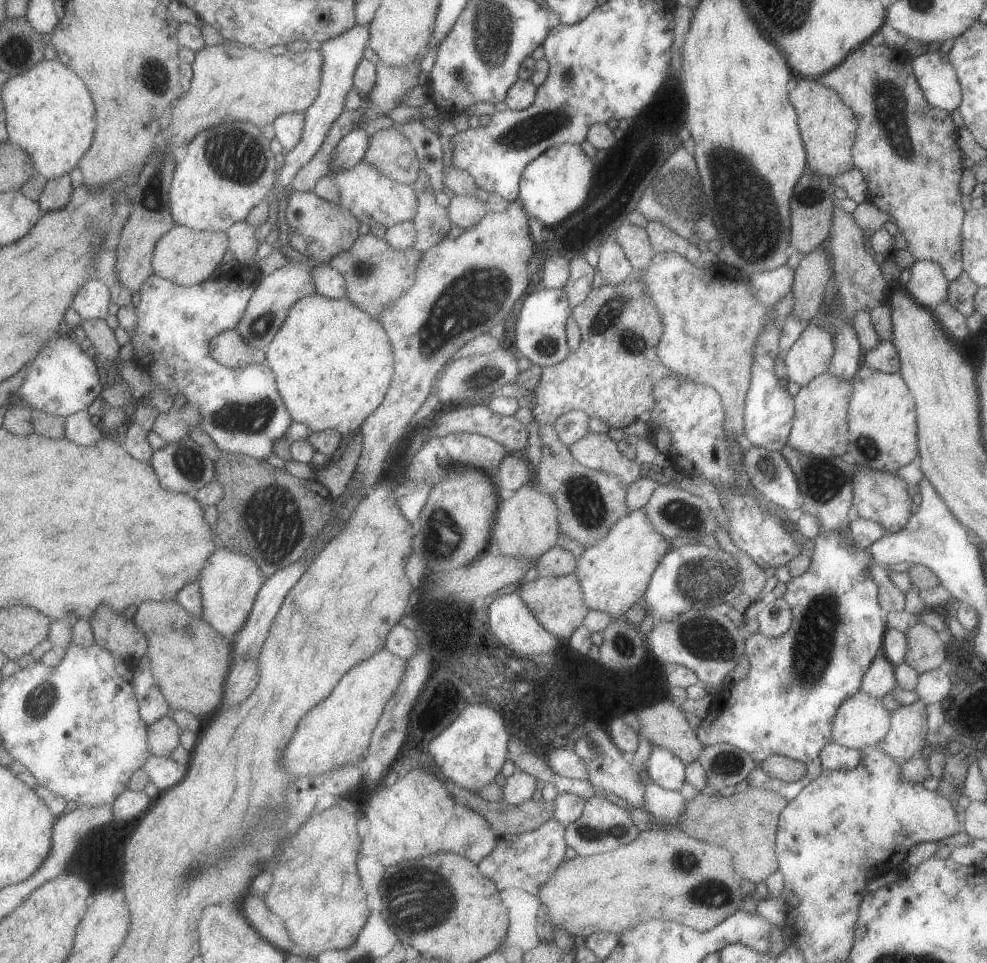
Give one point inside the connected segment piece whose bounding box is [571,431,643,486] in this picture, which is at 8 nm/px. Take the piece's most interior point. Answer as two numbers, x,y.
597,451

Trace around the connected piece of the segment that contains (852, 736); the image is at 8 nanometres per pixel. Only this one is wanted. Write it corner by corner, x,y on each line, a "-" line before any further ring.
856,692
852,698
844,702
833,719
832,738
838,745
848,749
862,751
867,747
876,747
876,744
890,731
890,712
884,708
881,698
874,698
866,692

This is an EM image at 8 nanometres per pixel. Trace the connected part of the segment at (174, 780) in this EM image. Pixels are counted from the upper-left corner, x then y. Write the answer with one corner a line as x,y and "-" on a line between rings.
152,755
148,760
148,764
144,768
154,783
159,794
166,791
166,788
174,788
178,786
182,780
186,780
190,765
181,764
170,757

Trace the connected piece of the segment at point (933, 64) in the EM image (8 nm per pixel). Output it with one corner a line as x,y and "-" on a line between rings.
925,52
912,59
912,69
932,108
953,113
962,103
962,88
947,54

